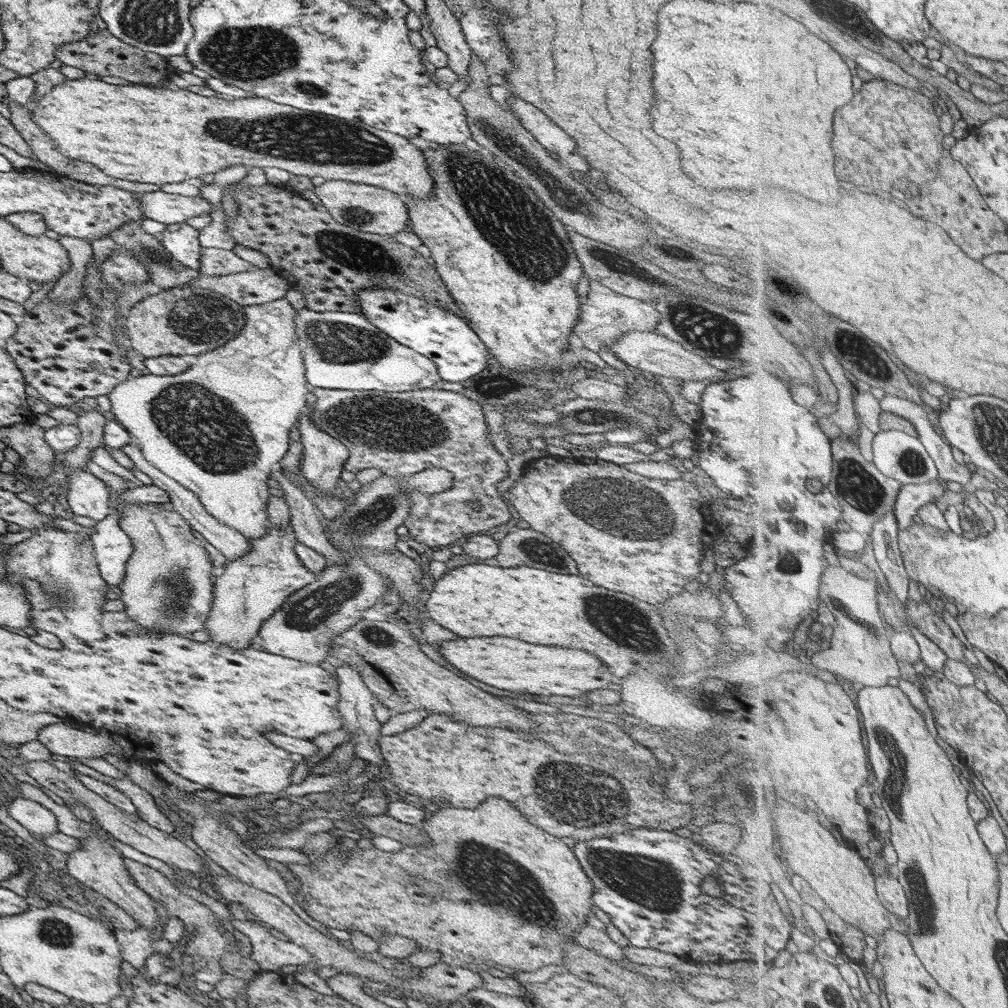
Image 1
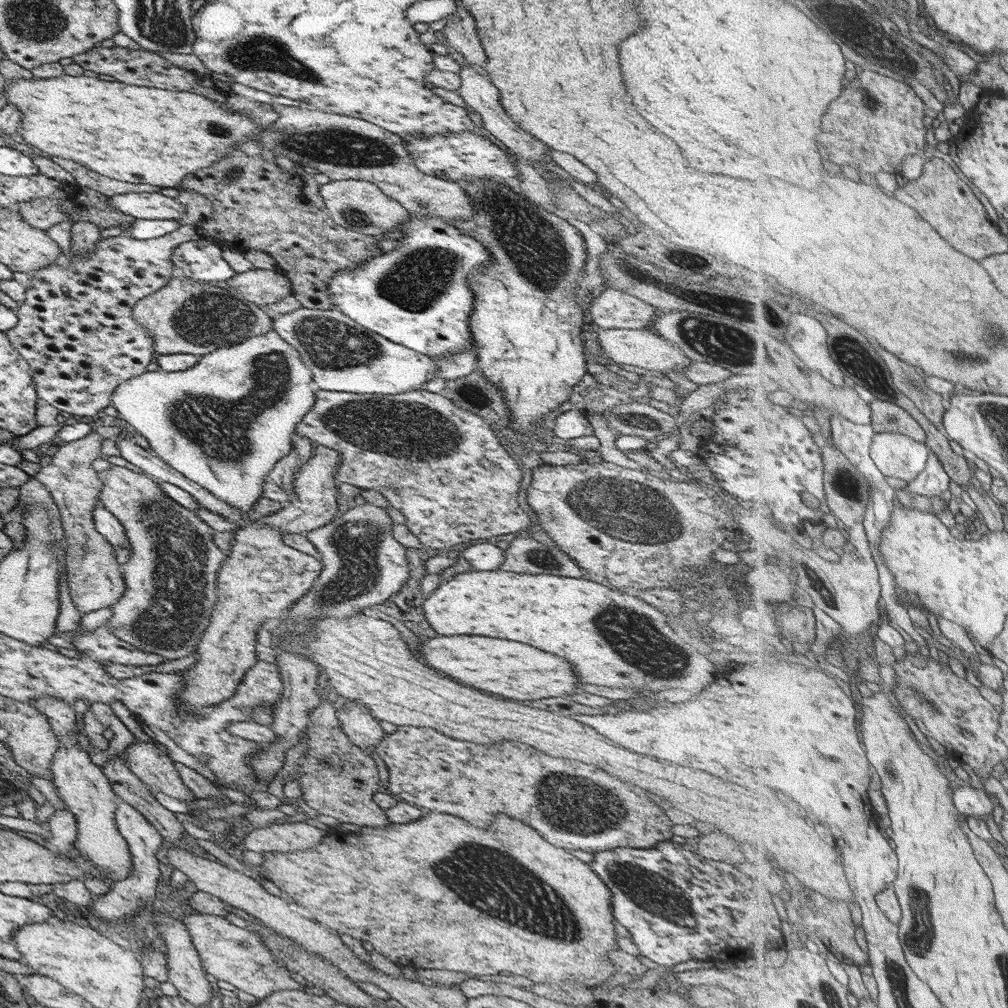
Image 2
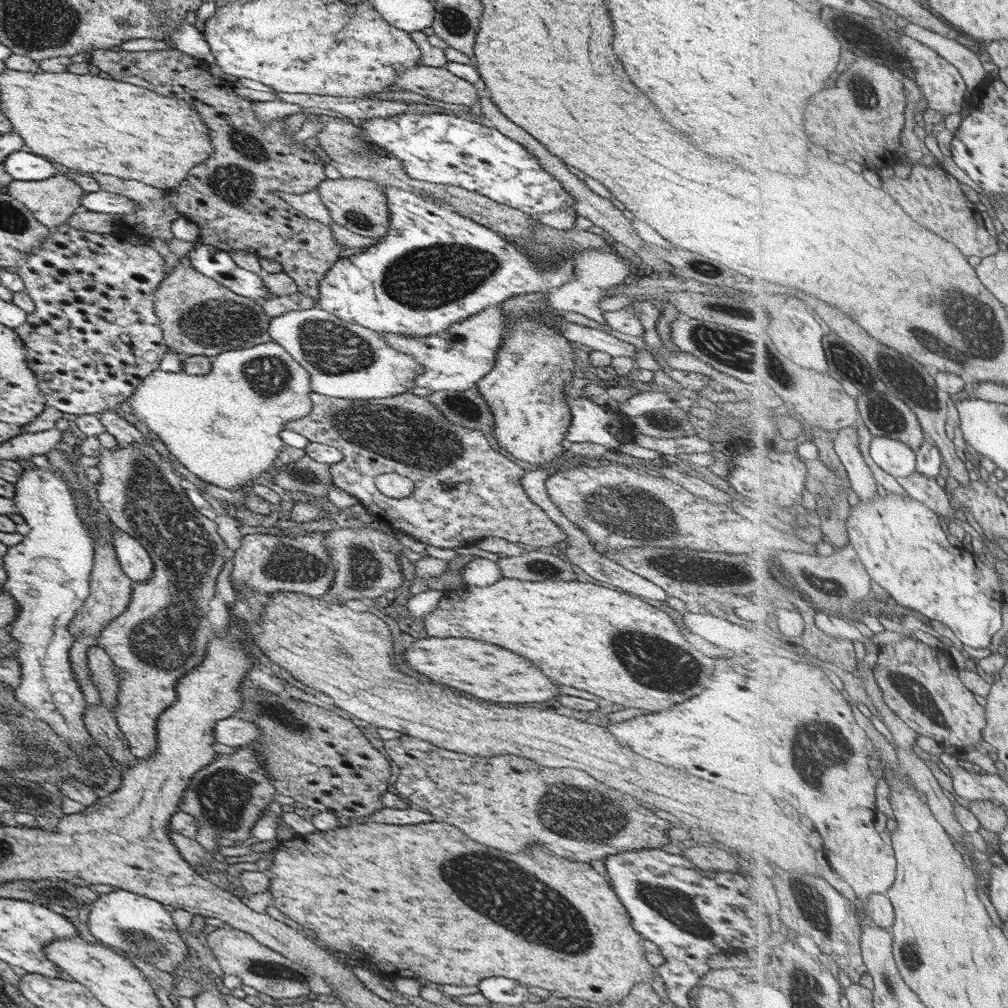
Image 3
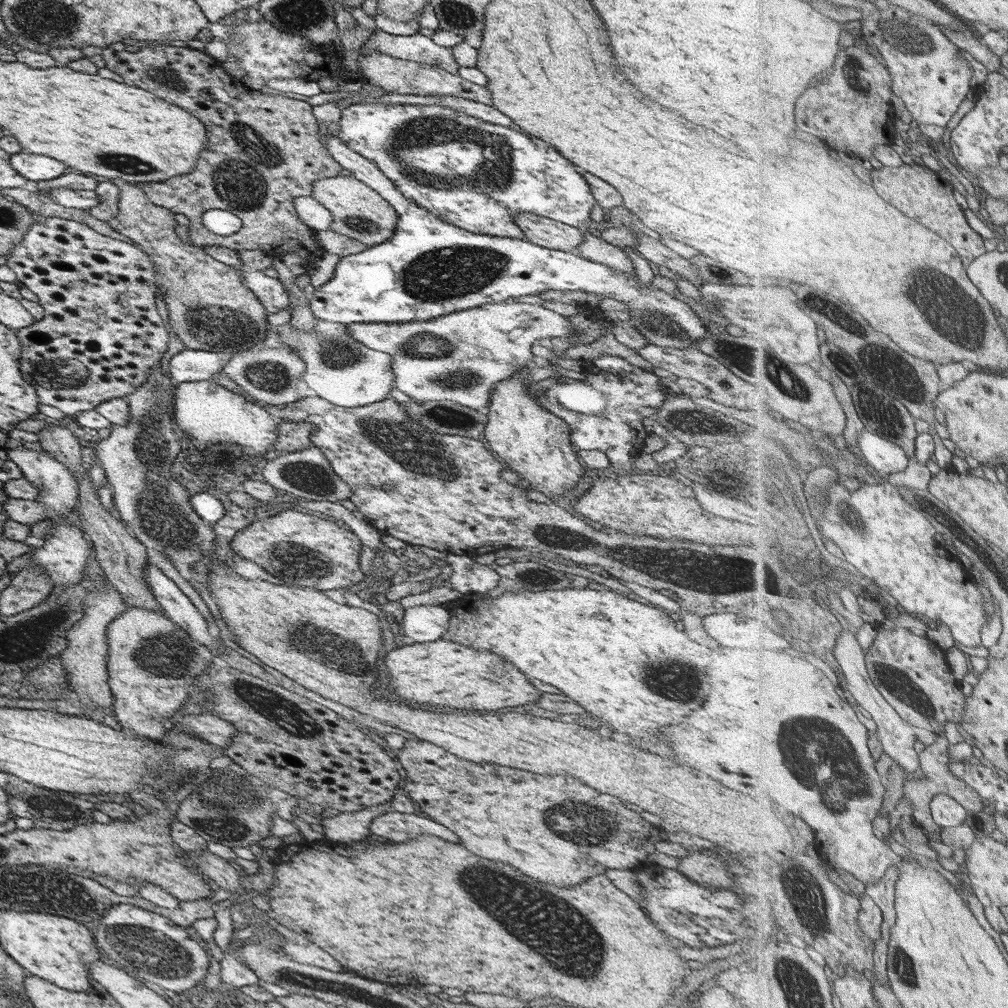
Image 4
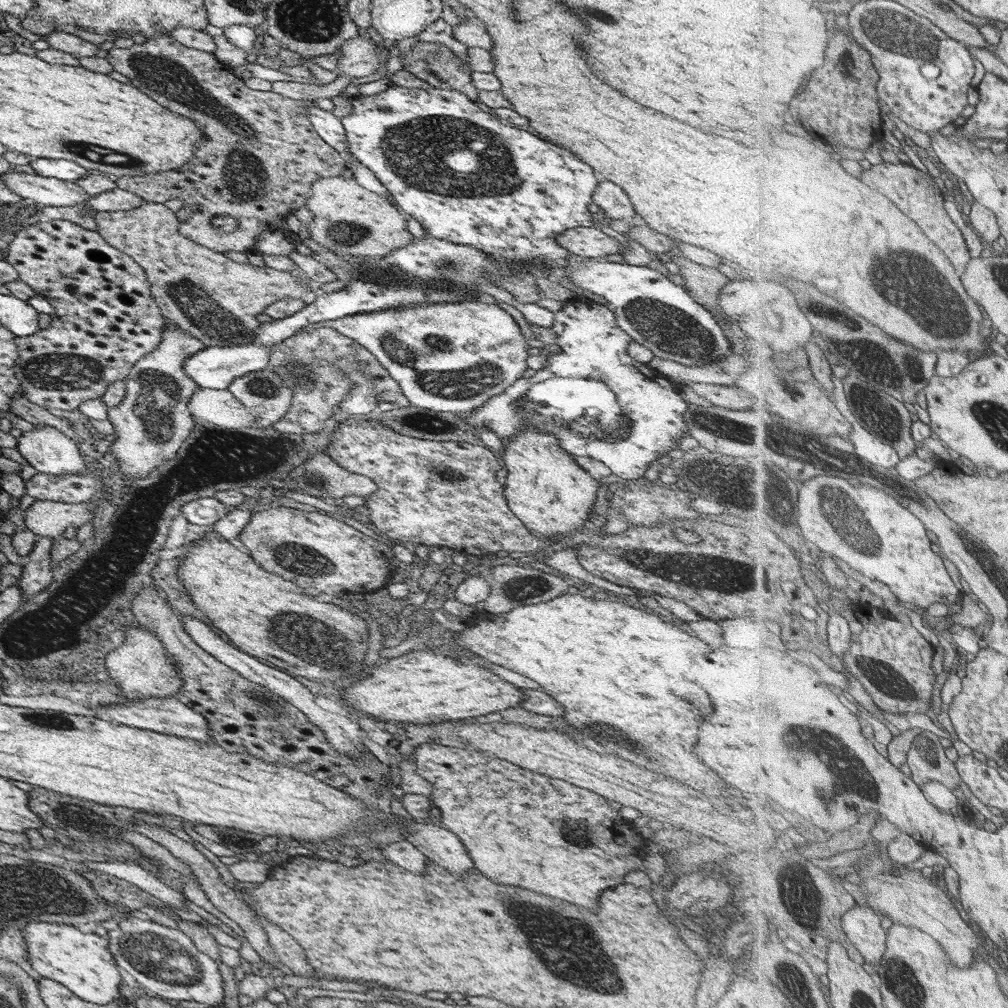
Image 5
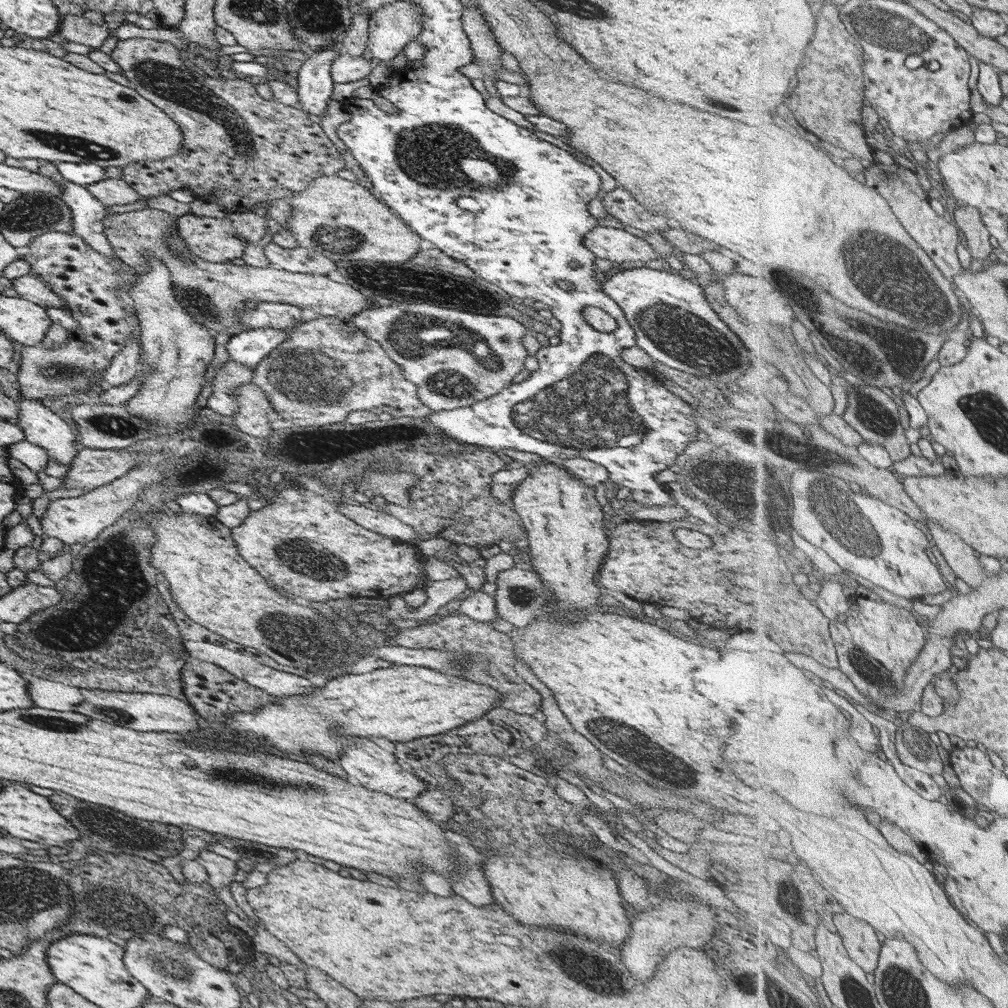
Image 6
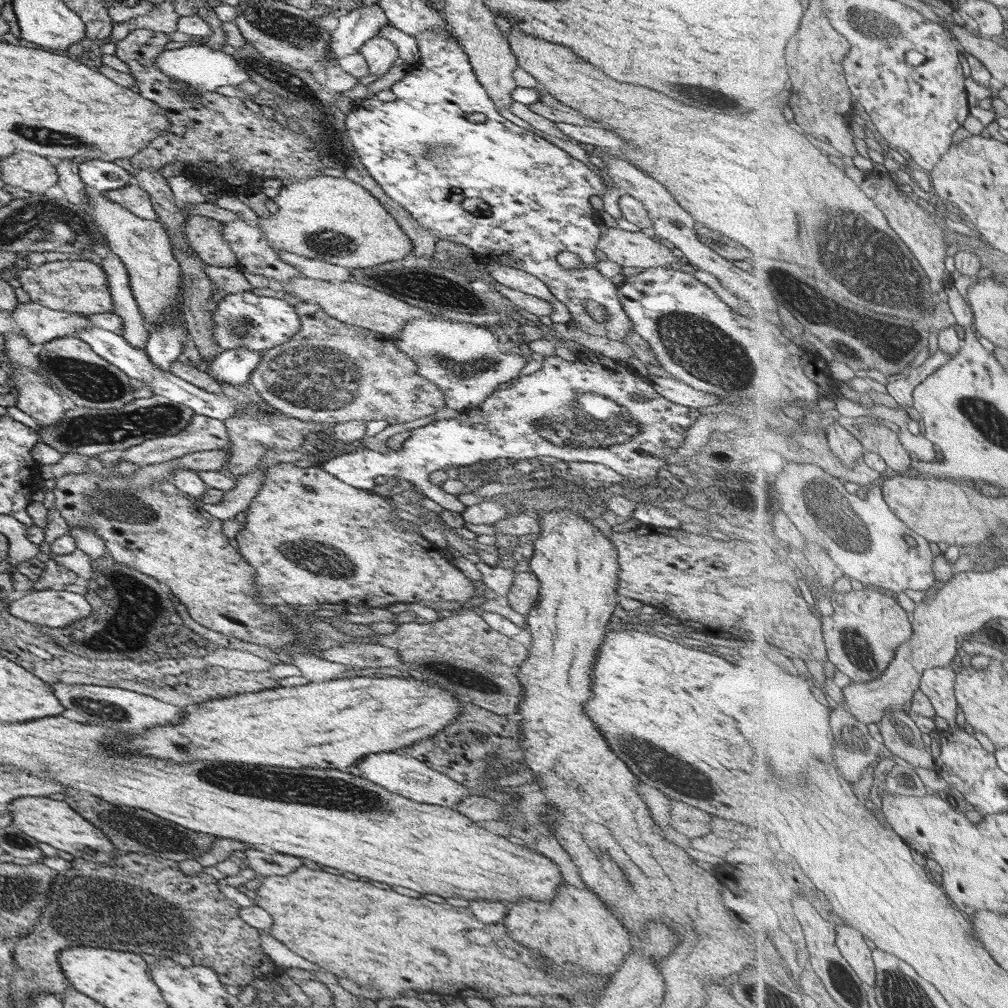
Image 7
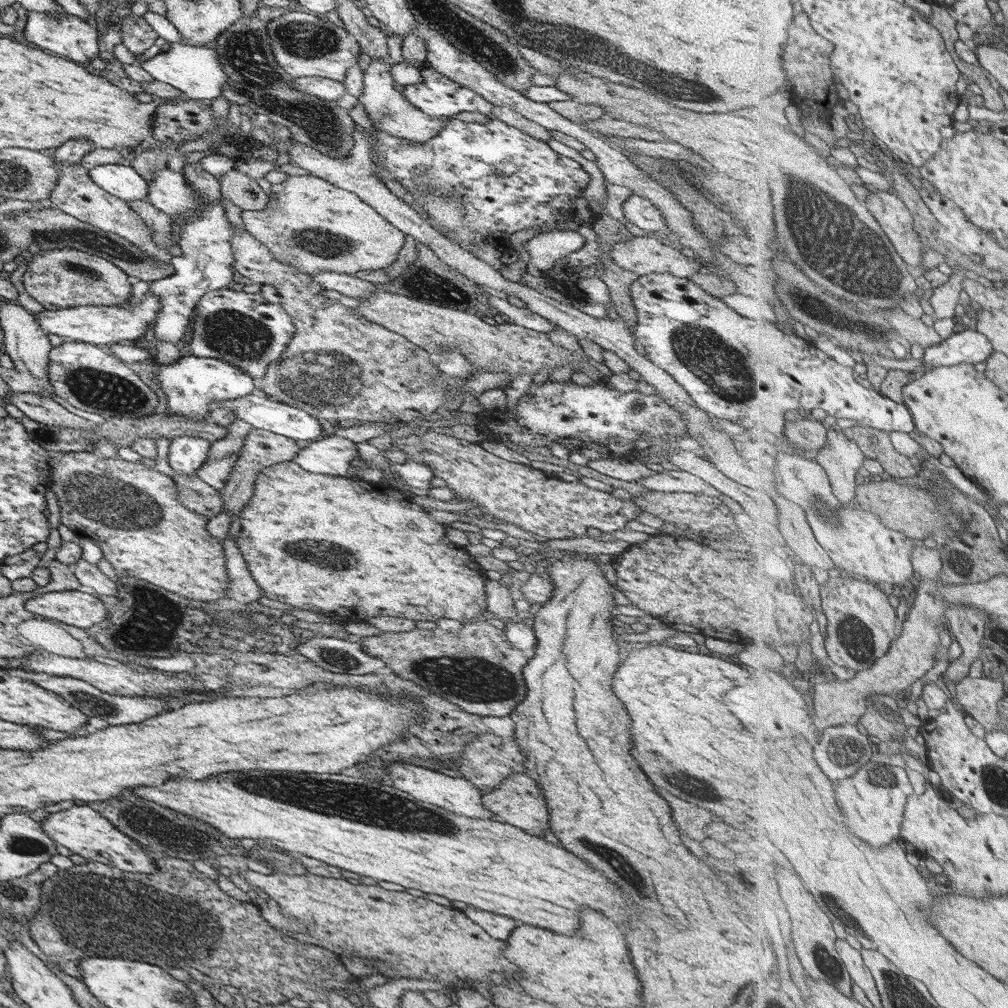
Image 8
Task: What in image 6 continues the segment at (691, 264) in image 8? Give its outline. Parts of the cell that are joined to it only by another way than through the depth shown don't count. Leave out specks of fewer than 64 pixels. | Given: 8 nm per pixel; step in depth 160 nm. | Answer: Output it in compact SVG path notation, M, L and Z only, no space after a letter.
M601 226L593 227L582 236L582 245L597 258L611 262L629 262L657 259L651 245L623 229Z

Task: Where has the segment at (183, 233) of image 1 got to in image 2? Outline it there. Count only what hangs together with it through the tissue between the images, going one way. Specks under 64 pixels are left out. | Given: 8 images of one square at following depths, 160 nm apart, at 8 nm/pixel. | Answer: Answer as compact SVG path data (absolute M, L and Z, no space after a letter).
M205 238L179 243L170 254L173 266L177 266L186 278L205 282L225 282L236 272L223 260L221 249Z

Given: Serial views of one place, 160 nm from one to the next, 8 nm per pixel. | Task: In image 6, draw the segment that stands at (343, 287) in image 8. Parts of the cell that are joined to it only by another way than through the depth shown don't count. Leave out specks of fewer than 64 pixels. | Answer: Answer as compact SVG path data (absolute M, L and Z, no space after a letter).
M269 242L262 251L269 266L287 272L326 276L327 272L338 271L333 260L327 258L326 255L318 254L301 246L287 249Z

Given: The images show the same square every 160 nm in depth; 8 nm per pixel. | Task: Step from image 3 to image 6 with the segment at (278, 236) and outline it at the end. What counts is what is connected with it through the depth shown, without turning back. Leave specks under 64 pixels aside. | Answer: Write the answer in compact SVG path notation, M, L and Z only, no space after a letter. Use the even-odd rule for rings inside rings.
M129 38L117 41L110 58L119 66L121 74L130 83L135 93L155 107L160 108L183 134L179 153L159 161L129 164L122 168L120 179L131 186L141 197L166 196L176 186L173 180L185 182L187 188L197 188L197 194L213 196L213 192L221 192L219 198L227 202L227 206L235 209L235 202L227 198L227 194L243 194L243 198L253 198L255 202L245 200L249 211L258 202L266 208L276 198L290 200L295 193L301 192L312 180L319 177L333 176L333 173L344 168L344 162L337 148L329 141L318 123L314 123L301 109L285 106L274 98L263 100L257 95L252 82L245 80L229 80L229 78L213 78L201 74L197 68L183 62L179 51L169 42L145 38ZM227 213L222 218L183 214L178 216L175 224L179 237L184 240L188 250L207 262L224 263L243 254L246 242L238 240L236 230L227 223Z

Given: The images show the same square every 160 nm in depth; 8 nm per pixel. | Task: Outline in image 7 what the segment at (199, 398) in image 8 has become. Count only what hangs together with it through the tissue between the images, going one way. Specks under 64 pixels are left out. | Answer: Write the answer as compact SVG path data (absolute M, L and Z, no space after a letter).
M237 347L219 353L210 362L201 360L199 370L205 371L215 382L225 381L240 387L248 382L249 373L255 368L260 355L253 349Z

